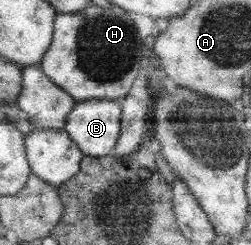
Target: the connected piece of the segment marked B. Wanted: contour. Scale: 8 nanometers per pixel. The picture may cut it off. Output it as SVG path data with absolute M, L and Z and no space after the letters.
M120 100L79 101L66 129L86 155L115 154L122 135L124 108Z

